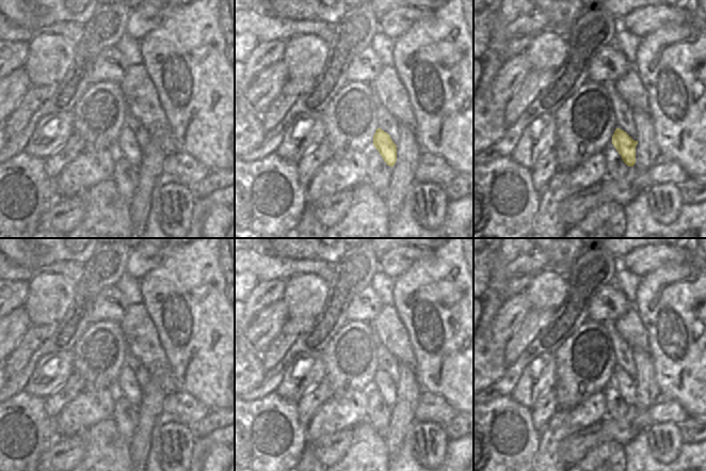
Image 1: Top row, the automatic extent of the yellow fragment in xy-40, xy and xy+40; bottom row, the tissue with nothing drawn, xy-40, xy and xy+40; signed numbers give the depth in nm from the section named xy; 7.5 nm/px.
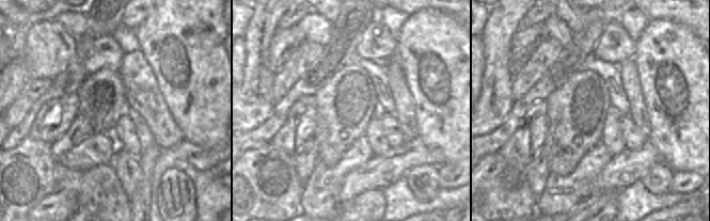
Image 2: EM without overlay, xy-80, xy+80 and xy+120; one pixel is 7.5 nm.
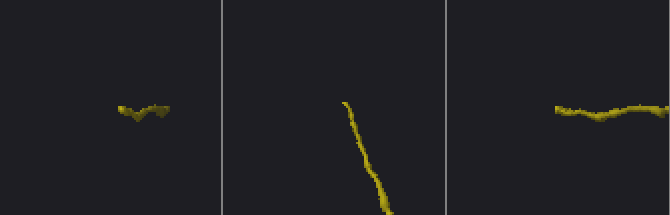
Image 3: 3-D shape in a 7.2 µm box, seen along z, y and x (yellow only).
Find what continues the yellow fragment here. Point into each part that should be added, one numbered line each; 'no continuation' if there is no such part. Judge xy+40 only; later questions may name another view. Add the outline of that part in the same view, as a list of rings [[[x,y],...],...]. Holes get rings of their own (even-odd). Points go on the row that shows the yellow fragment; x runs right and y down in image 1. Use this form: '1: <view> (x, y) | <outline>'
no continuation

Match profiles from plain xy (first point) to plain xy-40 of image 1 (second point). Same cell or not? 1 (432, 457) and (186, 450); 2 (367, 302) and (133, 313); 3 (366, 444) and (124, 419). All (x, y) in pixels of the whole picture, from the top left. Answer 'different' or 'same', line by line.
1: same
2: different
3: different

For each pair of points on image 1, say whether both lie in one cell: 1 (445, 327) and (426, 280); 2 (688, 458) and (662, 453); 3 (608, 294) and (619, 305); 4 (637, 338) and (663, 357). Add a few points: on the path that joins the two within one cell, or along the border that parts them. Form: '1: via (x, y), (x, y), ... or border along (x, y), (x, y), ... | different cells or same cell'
1: via (445, 315), (445, 311), (437, 301), (437, 292) | same cell
2: border along (685, 442), (675, 459) | different cells
3: via (610, 297), (615, 302) | same cell
4: border along (641, 320), (647, 334), (648, 350) | different cells

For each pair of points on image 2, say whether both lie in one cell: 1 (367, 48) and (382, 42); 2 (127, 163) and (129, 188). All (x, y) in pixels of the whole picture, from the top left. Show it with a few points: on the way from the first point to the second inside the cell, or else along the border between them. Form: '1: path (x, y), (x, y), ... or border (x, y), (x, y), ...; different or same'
1: path (372, 48), (379, 48), (380, 46); same
2: path (127, 170), (129, 182); same

